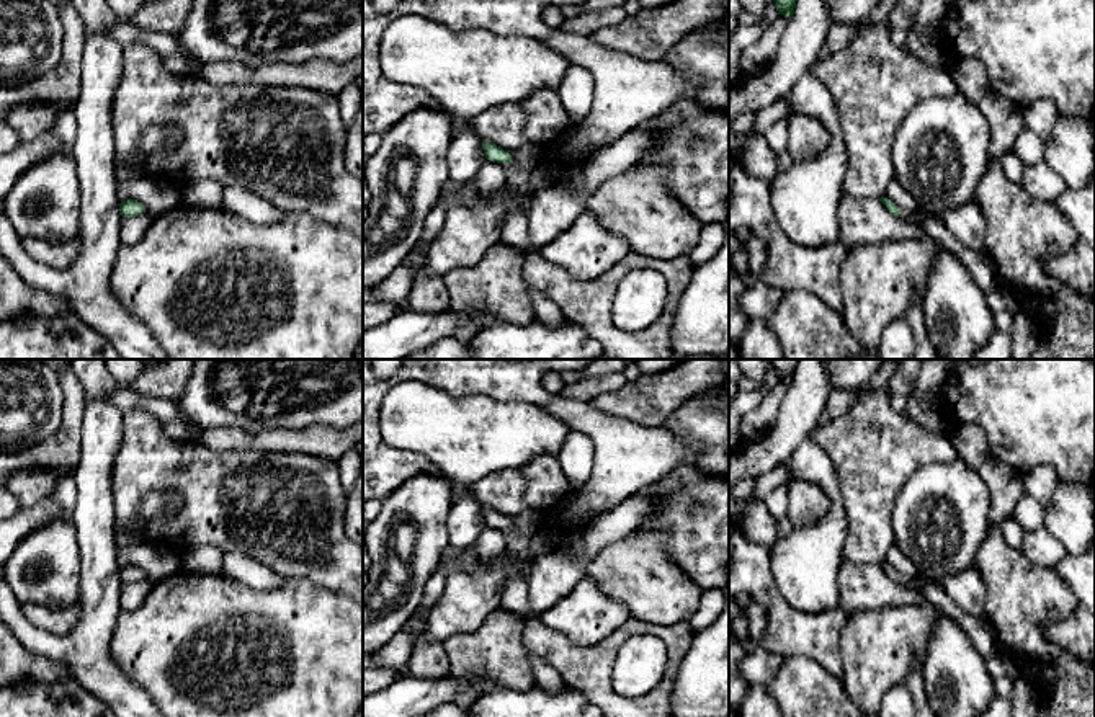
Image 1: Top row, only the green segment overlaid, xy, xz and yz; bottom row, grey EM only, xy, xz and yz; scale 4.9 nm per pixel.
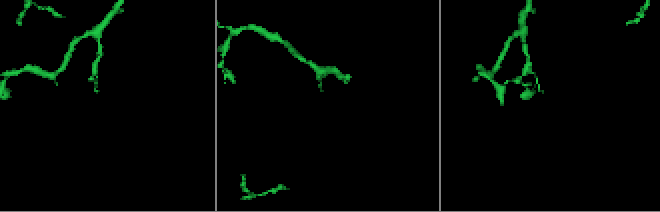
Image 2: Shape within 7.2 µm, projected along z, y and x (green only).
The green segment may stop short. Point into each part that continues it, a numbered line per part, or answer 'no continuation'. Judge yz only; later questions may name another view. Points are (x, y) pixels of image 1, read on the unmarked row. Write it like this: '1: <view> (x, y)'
1: yz (981, 632)

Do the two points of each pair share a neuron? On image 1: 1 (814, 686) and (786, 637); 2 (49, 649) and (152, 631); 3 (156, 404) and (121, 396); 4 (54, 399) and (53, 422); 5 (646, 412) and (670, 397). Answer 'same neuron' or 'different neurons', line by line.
1: different neurons
2: different neurons
3: same neuron
4: same neuron
5: same neuron

